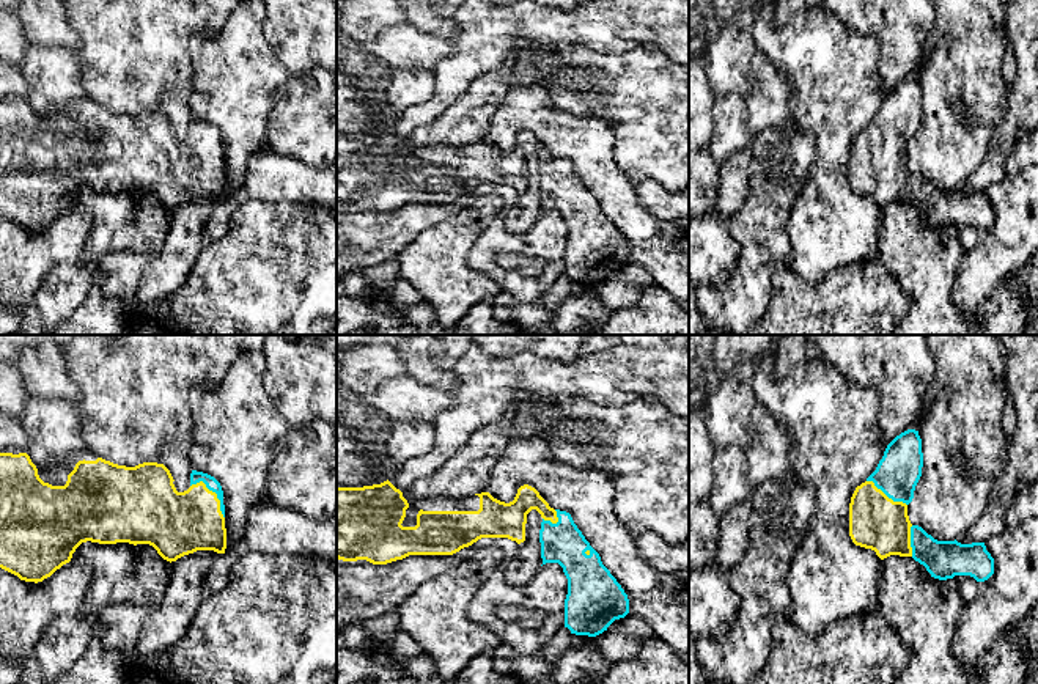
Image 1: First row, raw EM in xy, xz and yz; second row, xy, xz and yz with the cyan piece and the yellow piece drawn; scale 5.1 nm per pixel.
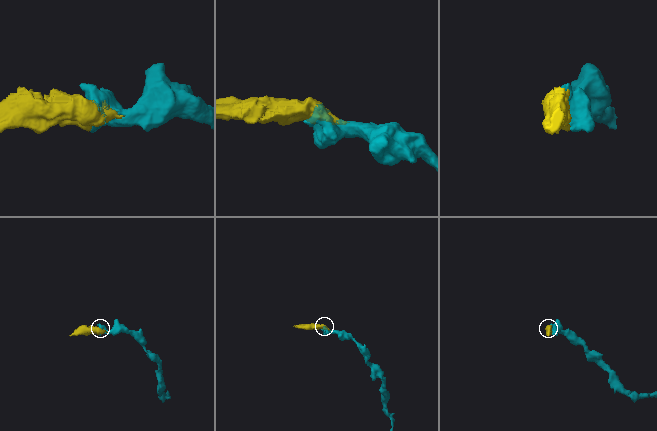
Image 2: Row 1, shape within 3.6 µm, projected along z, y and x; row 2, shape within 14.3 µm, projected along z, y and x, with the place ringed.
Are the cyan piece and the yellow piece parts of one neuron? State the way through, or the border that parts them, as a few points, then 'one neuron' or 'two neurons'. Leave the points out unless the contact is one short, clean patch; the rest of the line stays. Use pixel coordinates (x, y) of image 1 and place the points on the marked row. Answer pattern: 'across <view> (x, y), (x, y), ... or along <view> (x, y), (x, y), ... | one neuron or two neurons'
one neuron

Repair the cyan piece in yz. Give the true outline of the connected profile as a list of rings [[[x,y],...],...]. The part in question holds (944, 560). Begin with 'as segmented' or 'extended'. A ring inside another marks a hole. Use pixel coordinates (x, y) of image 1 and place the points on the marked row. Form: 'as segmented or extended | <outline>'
extended | [[[907,429],[885,448],[876,470],[856,487],[849,503],[849,536],[884,560],[912,557],[939,580],[970,576],[985,582],[994,574],[994,558],[985,542],[937,541],[912,525],[907,505],[922,476],[923,453],[918,431]]]

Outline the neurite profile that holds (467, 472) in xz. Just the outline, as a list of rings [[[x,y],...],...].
[[[519,393],[497,421],[480,428],[436,472],[414,481],[407,489],[409,495],[412,498],[464,498],[486,492],[491,472],[513,439],[513,420],[519,404],[536,398],[535,393]]]

